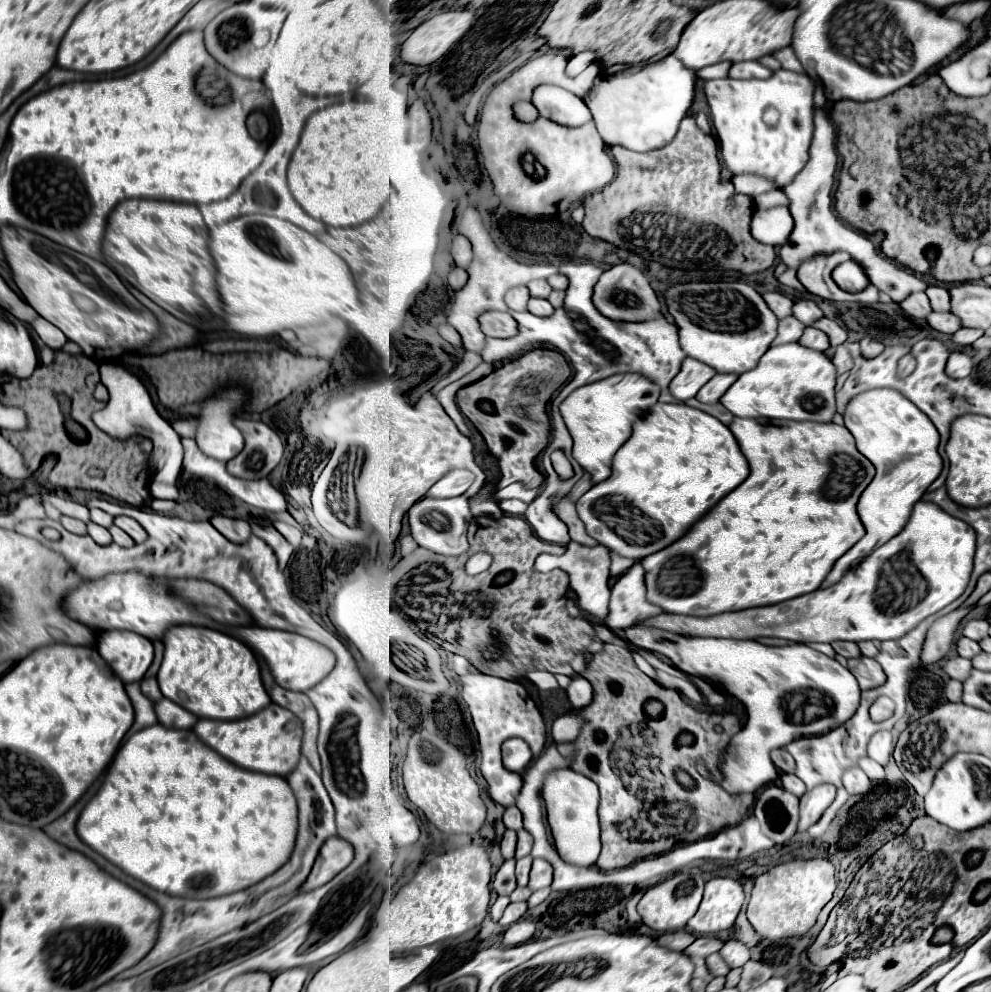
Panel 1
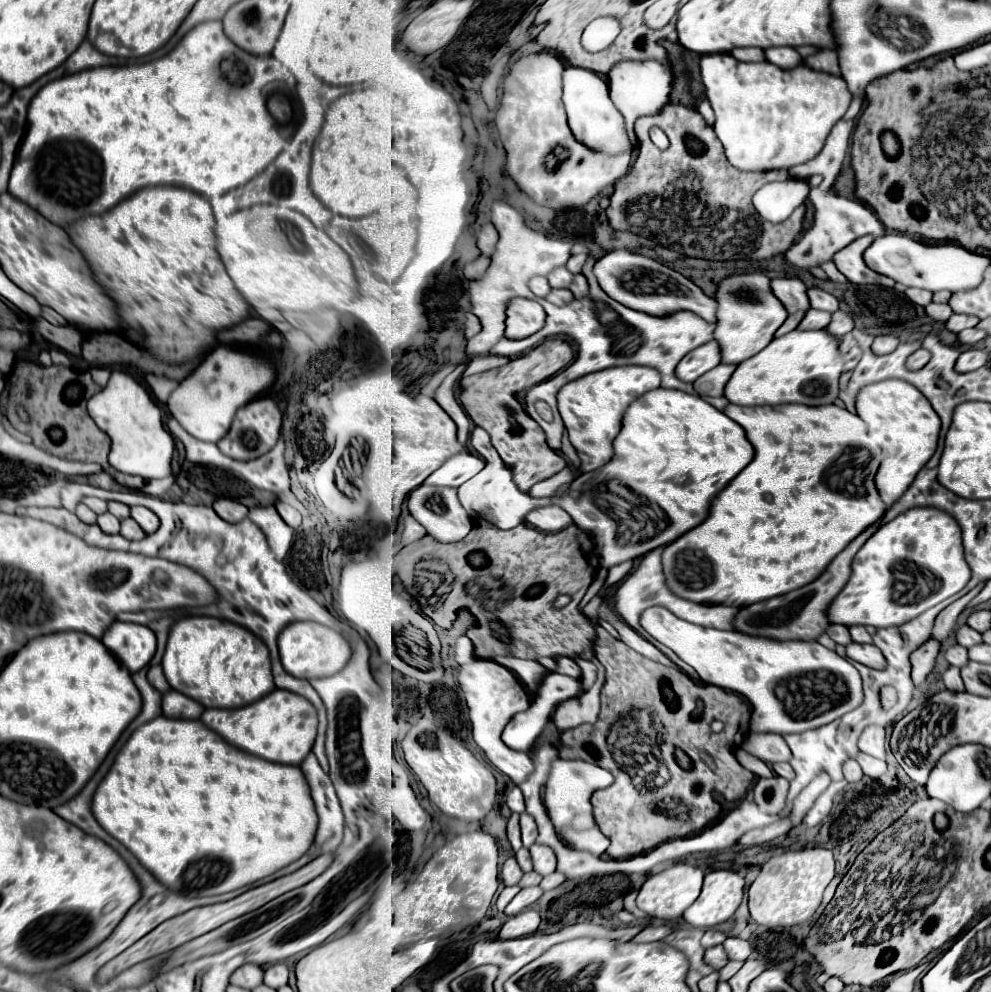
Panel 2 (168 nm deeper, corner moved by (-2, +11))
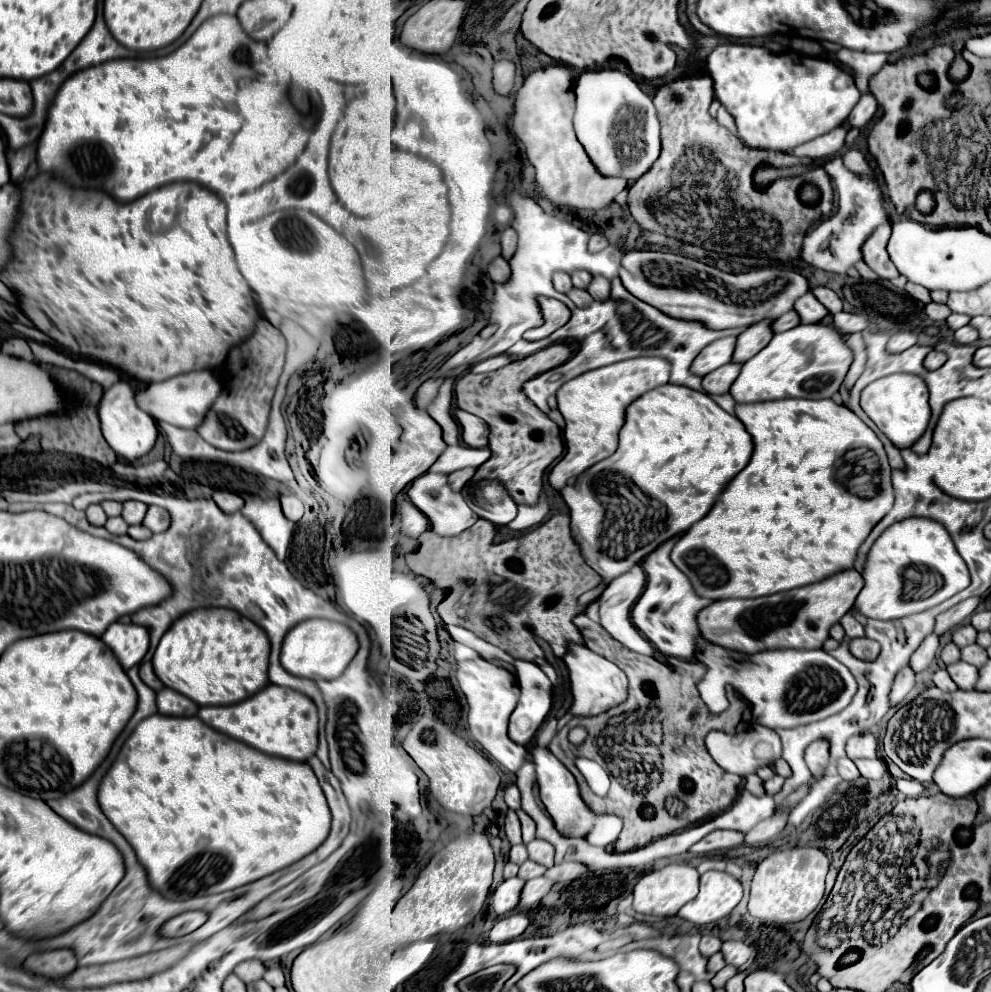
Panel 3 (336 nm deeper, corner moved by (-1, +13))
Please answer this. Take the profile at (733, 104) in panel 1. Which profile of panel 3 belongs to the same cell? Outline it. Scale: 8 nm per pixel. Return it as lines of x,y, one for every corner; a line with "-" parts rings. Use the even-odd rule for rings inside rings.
720,44
708,56
708,74
714,78
716,98
736,118
738,136
750,148
768,148
768,150
788,152
794,146
814,140
834,130
836,126
840,126
862,96
862,92
856,88
852,74
838,68
836,64
828,60
808,58
794,50
774,54
766,50
764,46
752,46
752,44

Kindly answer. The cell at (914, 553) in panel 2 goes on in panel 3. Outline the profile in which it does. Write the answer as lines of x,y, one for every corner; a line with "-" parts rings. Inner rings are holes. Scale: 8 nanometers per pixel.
902,520
892,524
872,546
864,564
864,588
858,594
856,608
866,618
894,620
928,610
970,584
964,560
958,556
946,528
934,520

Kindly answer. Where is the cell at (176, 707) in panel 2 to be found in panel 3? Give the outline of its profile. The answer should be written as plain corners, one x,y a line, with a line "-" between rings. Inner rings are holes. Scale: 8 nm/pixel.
162,688
156,694
156,702
158,702
158,712
166,714
166,716
196,716
196,712
200,708
190,698
182,696
180,692
174,692
170,688

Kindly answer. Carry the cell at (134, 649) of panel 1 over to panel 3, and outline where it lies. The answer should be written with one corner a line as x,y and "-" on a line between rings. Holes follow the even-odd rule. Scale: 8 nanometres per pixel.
114,622
102,634
102,640
112,648
124,670
130,670
138,664
148,652
148,630
136,624

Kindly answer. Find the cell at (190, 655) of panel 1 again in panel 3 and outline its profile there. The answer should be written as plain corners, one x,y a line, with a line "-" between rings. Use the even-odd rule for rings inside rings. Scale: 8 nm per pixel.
198,608
180,616
166,630
154,652
152,664
156,676
162,680
164,686
182,692
200,706
226,706
246,700
248,696
252,696
254,692
262,690
268,684
268,656
270,656
270,640
268,634
258,624
244,618
236,610

